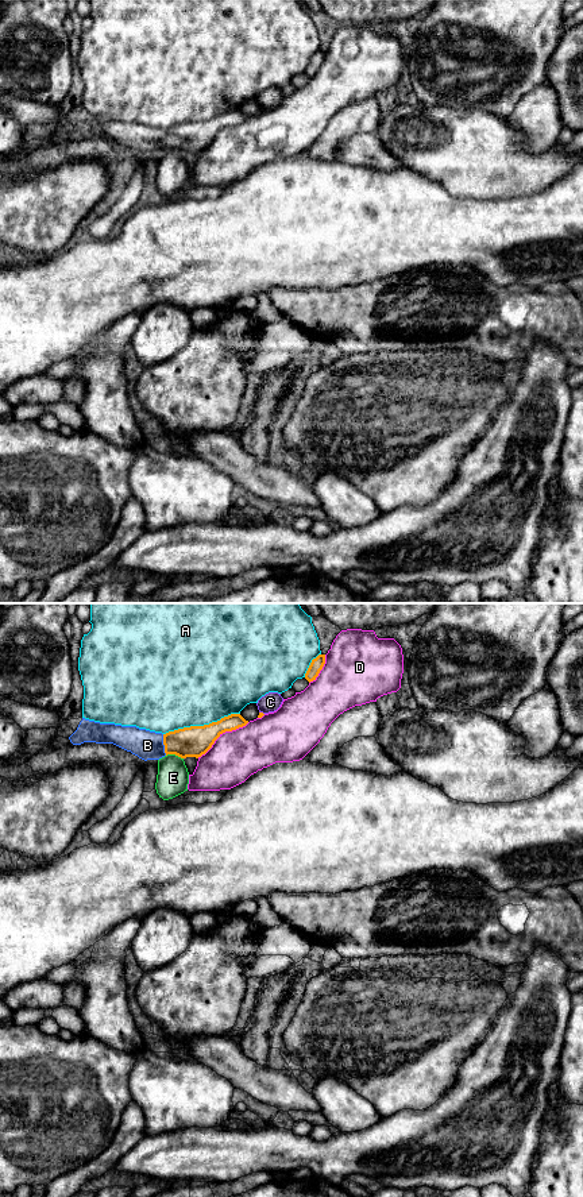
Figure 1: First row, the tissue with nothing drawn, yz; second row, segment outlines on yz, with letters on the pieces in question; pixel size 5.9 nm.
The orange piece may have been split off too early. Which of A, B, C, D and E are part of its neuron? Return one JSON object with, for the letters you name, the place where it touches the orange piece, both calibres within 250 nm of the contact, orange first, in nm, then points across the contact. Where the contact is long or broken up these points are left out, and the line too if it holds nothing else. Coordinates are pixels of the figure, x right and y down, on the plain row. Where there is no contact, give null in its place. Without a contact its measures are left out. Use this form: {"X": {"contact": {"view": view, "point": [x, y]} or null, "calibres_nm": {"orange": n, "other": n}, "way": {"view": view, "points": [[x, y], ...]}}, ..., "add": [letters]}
{"B": {"contact": {"view": "yz", "point": [165, 141]}, "calibres_nm": {"orange": 190, "other": 180}, "way": {"view": "yz", "points": [[195, 136], [165, 141], [147, 141]]}}, "add": ["B"]}

